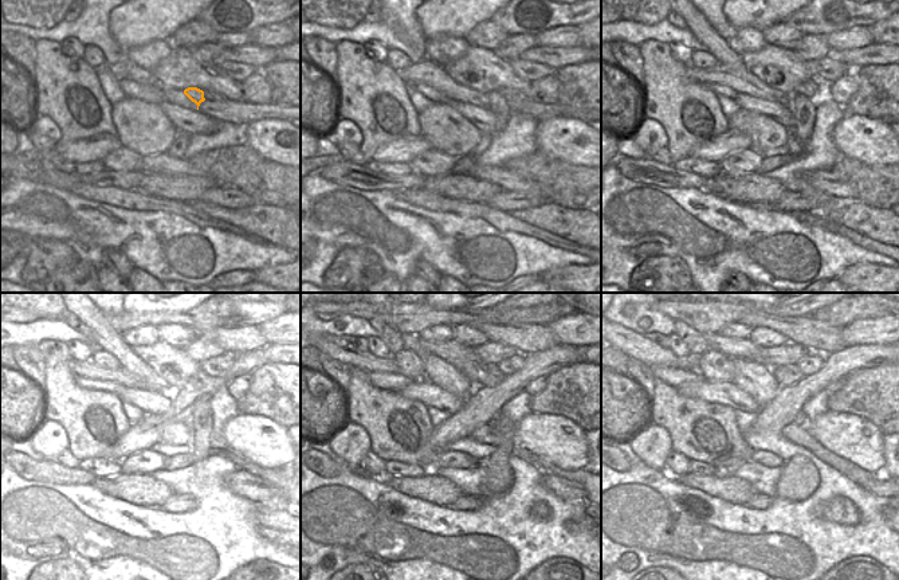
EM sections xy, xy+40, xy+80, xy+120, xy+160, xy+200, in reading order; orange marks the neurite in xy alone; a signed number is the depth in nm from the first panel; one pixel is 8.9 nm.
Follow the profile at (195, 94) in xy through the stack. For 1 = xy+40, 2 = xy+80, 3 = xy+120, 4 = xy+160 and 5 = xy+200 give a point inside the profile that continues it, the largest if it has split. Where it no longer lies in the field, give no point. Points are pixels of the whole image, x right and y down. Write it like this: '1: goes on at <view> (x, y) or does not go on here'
1: goes on at xy+40 (498, 105)
2: goes on at xy+80 (804, 110)
3: goes on at xy+120 (201, 420)
4: goes on at xy+160 (499, 478)
5: goes on at xy+200 (800, 478)

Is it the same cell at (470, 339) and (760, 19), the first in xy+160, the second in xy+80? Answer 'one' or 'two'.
two

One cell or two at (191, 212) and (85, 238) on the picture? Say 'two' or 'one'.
two

